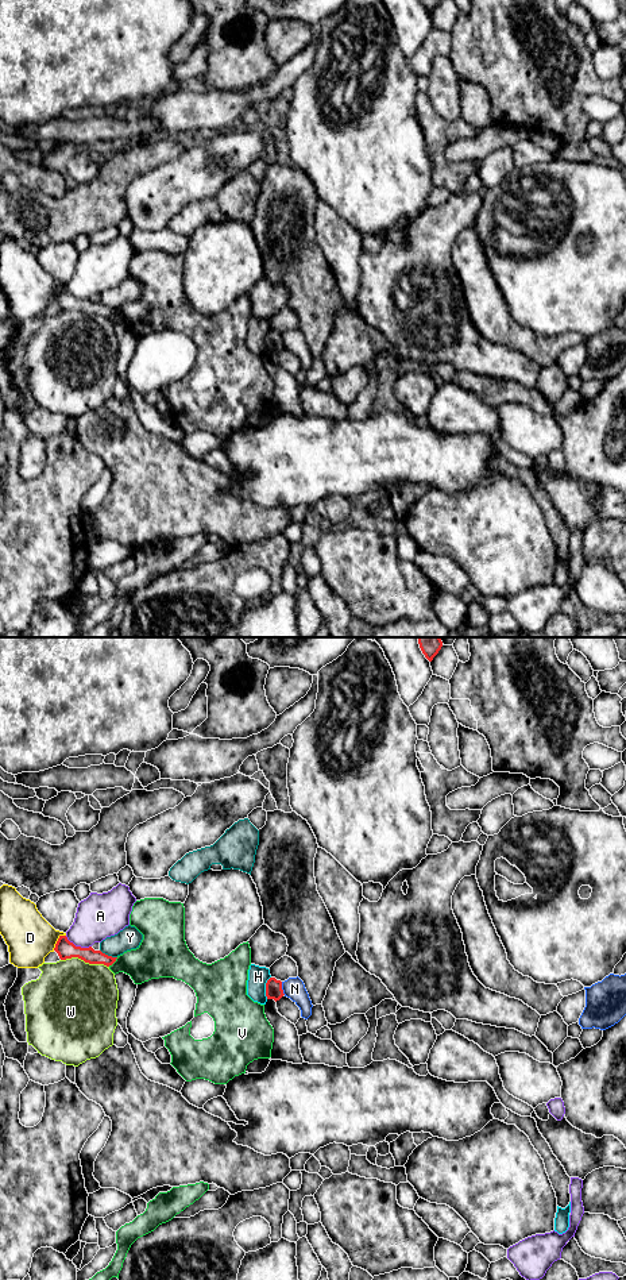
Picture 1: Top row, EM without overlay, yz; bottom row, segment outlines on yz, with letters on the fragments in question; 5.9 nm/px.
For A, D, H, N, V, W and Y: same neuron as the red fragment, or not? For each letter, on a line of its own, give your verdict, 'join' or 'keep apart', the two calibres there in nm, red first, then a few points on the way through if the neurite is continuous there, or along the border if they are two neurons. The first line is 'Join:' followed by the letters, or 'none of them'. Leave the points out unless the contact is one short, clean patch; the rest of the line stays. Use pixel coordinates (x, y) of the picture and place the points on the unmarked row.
Join: none of them
A: keep apart; calibres 110 and 260 nm
D: keep apart; calibres 110 and 280 nm
H: keep apart; calibres 100 and 120 nm
N: keep apart; calibres 100 and 130 nm; border yz (281, 334), (281, 340), (285, 346)
V: keep apart; calibres 90 and 240 nm
W: keep apart; calibres 110 and 500 nm
Y: keep apart; calibres 110 and 140 nm

